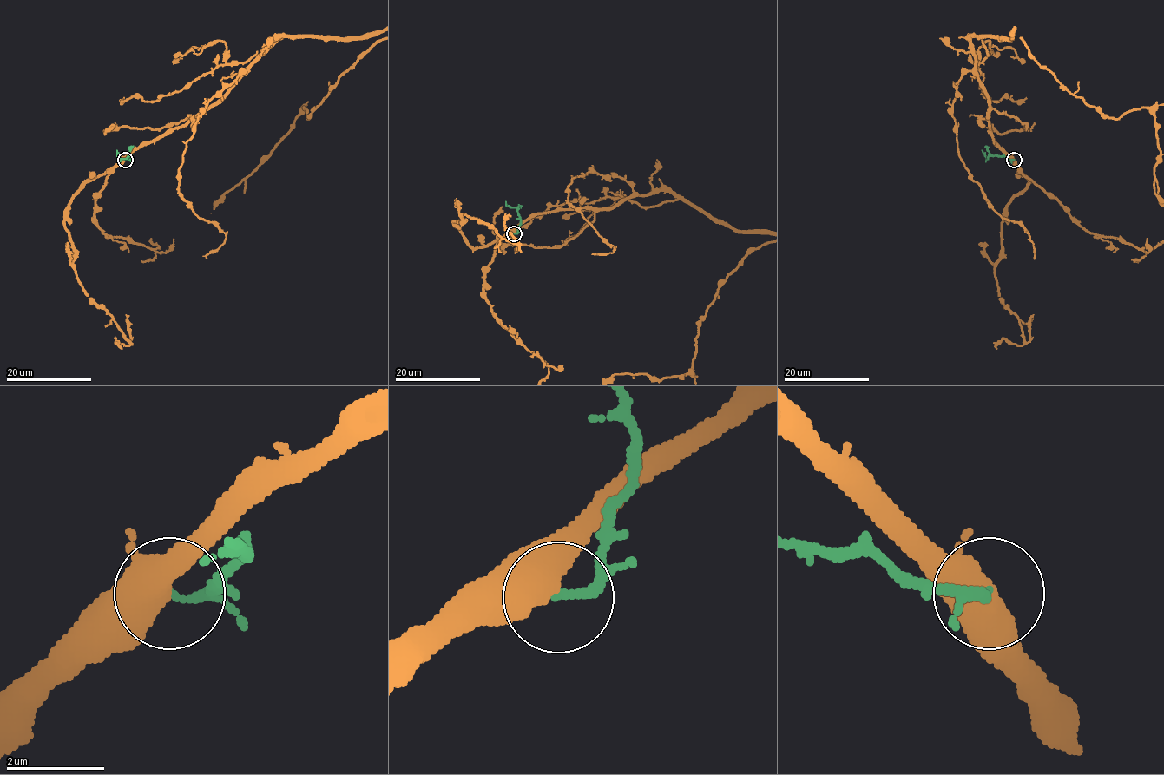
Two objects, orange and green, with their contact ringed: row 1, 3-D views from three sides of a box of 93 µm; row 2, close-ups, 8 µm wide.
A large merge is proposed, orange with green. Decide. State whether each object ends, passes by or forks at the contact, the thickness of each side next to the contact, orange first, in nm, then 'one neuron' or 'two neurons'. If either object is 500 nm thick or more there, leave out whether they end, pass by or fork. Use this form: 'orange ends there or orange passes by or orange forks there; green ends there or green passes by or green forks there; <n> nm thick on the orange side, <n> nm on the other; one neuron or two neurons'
orange passes by; green ends there; 480 nm thick on the orange side, 170 nm on the other; two neurons

